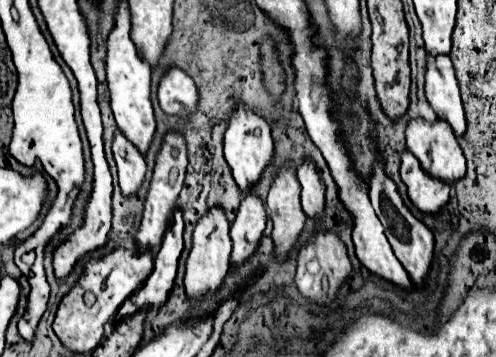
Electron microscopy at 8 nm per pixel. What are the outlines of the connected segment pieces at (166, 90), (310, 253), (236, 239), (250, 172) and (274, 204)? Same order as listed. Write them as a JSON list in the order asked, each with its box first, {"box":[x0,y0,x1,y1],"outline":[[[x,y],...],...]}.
[{"box":[157,66,197,114],"outline":[[[169,66],[159,80],[157,100],[167,114],[189,114],[197,106],[197,88],[179,66]]]},{"box":[297,232,351,304],"outline":[[[313,232],[309,240],[299,248],[297,252],[297,286],[303,296],[319,302],[319,304],[331,304],[335,300],[337,290],[345,282],[345,278],[351,272],[351,262],[347,258],[347,248],[345,242],[333,232]]]},{"box":[231,194,267,266],"outline":[[[247,194],[241,200],[239,212],[231,224],[231,240],[233,240],[233,252],[231,252],[231,264],[237,266],[245,262],[259,244],[259,238],[265,230],[267,212],[265,204],[259,196]]]},{"box":[225,106,273,190],"outline":[[[239,106],[235,110],[235,114],[231,114],[229,126],[225,130],[225,160],[231,166],[233,176],[241,190],[245,190],[247,186],[251,186],[259,180],[259,176],[265,170],[265,166],[269,164],[271,156],[273,156],[273,140],[271,140],[271,130],[269,130],[267,120],[259,114],[255,114],[253,110]]]},{"box":[267,162,307,260],"outline":[[[289,162],[283,170],[279,170],[273,176],[267,194],[267,208],[273,220],[275,256],[279,260],[285,260],[289,250],[295,246],[295,240],[307,220],[299,196],[301,196],[301,184],[297,182],[293,162]]]}]

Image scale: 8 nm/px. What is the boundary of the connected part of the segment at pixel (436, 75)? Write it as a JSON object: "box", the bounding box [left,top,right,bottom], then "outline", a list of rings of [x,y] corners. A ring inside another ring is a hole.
{"box":[425,56,465,136],"outline":[[[429,56],[425,70],[425,96],[437,116],[447,120],[455,136],[465,134],[465,112],[449,56]]]}

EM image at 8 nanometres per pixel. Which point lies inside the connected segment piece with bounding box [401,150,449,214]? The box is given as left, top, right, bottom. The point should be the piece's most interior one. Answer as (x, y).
(428, 193)

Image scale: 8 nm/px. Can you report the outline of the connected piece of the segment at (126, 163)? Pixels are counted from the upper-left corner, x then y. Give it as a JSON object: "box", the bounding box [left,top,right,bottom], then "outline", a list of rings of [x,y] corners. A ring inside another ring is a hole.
{"box":[113,130,145,194],"outline":[[[119,130],[113,134],[113,158],[117,164],[117,176],[123,194],[135,194],[145,178],[145,158],[139,148],[135,148],[135,144],[131,144]]]}

